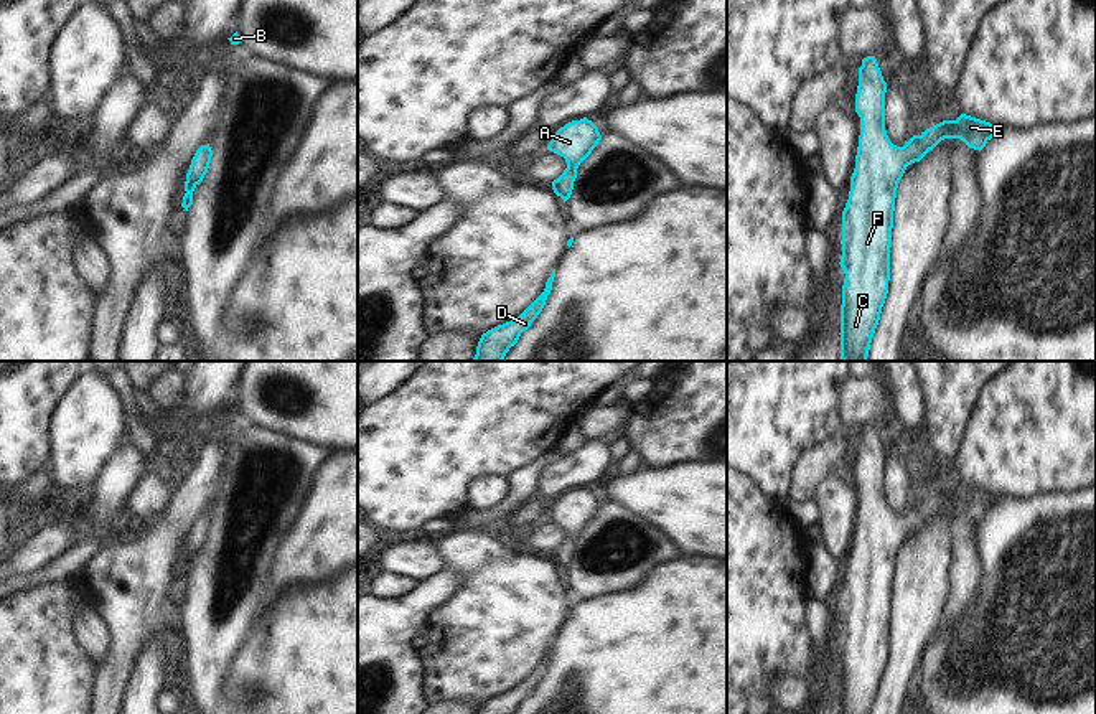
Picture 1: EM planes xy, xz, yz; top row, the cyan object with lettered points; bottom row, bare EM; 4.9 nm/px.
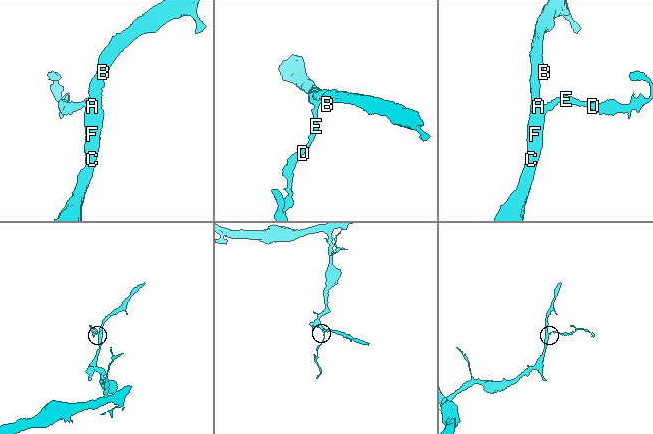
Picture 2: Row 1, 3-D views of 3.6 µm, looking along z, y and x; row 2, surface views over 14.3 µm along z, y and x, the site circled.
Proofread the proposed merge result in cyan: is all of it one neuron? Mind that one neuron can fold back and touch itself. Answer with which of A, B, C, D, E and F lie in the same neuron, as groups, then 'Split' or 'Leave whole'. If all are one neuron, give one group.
Groups: A B C D E F. Leave whole

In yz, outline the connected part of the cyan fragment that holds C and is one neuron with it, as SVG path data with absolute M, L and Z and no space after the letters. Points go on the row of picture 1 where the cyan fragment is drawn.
M875 56L864 58L855 94L860 135L849 200L842 211L842 361L867 361L869 356L888 294L895 198L906 167L920 162L944 139L961 139L981 152L997 132L991 122L961 114L897 147L885 130L885 92L887 82Z

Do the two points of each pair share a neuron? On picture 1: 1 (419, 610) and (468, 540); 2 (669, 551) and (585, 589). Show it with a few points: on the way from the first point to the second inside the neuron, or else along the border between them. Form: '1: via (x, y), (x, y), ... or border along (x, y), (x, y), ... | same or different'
1: border along (465, 569), (468, 581), (439, 607) | different
2: via (648, 559), (632, 569), (607, 574) | same

